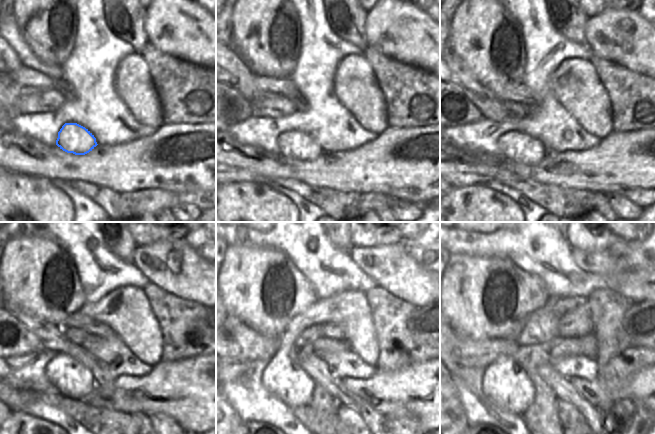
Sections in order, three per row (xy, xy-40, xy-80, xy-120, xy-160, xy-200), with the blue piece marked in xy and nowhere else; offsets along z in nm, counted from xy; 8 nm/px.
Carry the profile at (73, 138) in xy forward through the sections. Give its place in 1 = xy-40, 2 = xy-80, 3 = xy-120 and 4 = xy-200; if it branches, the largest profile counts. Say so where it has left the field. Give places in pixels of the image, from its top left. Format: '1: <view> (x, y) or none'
1: xy-40 (299, 145)
2: xy-80 (515, 146)
3: xy-120 (73, 380)
4: xy-200 (505, 384)

